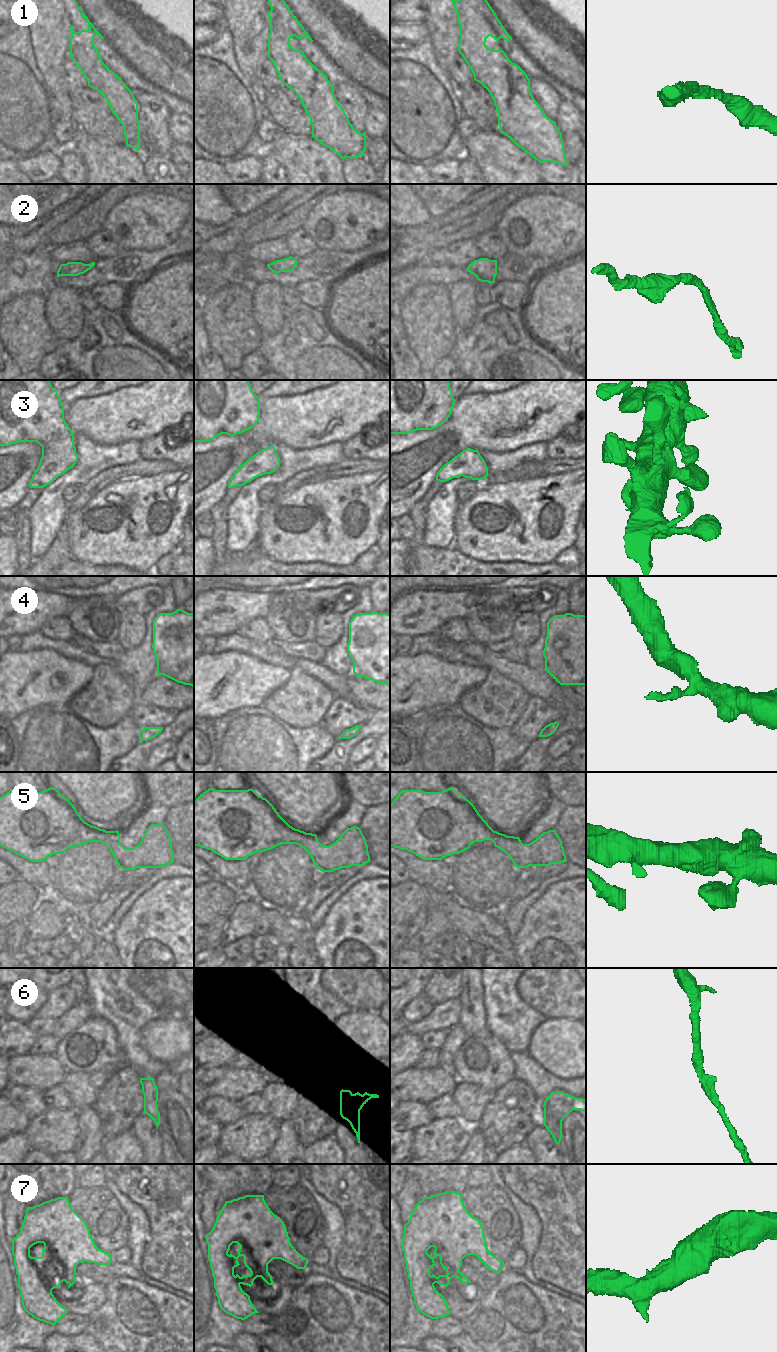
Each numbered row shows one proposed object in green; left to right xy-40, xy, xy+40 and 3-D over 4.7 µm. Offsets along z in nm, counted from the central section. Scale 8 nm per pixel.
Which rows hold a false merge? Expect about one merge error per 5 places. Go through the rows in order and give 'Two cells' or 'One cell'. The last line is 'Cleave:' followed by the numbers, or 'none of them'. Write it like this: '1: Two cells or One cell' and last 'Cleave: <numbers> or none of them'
1: One cell
2: One cell
3: One cell
4: One cell
5: One cell
6: One cell
7: One cell
Cleave: none of them.

